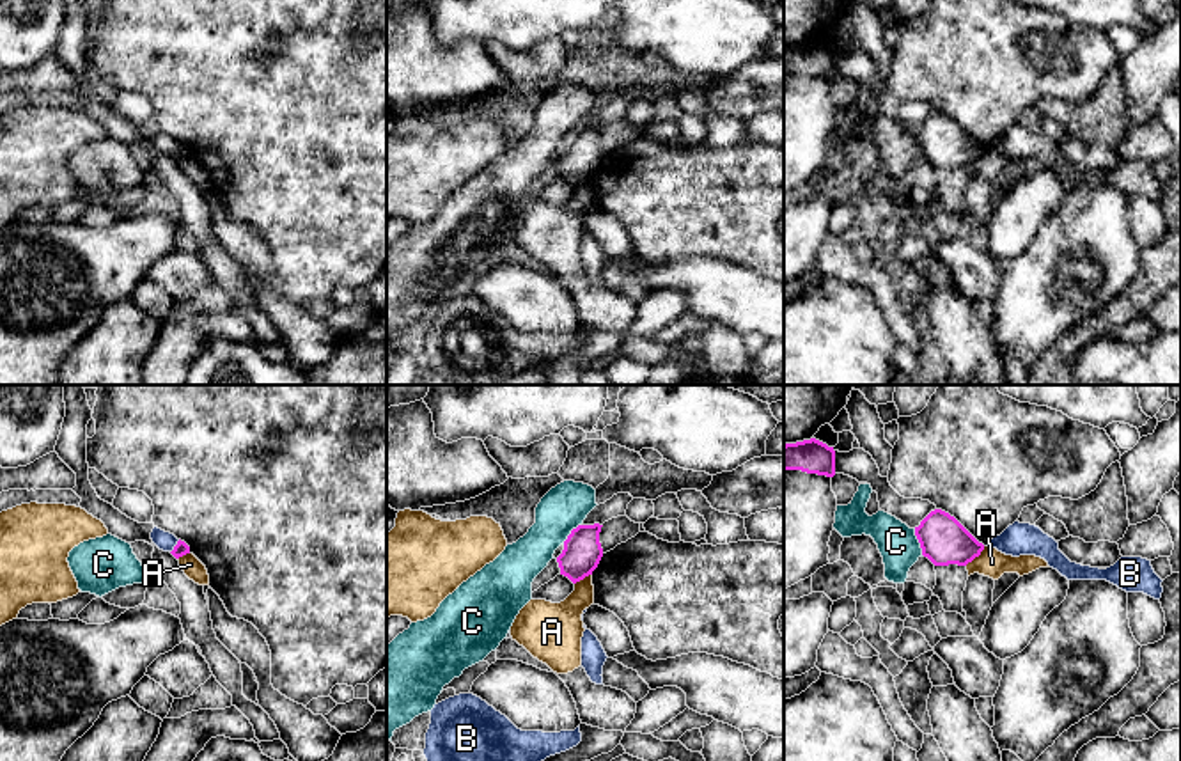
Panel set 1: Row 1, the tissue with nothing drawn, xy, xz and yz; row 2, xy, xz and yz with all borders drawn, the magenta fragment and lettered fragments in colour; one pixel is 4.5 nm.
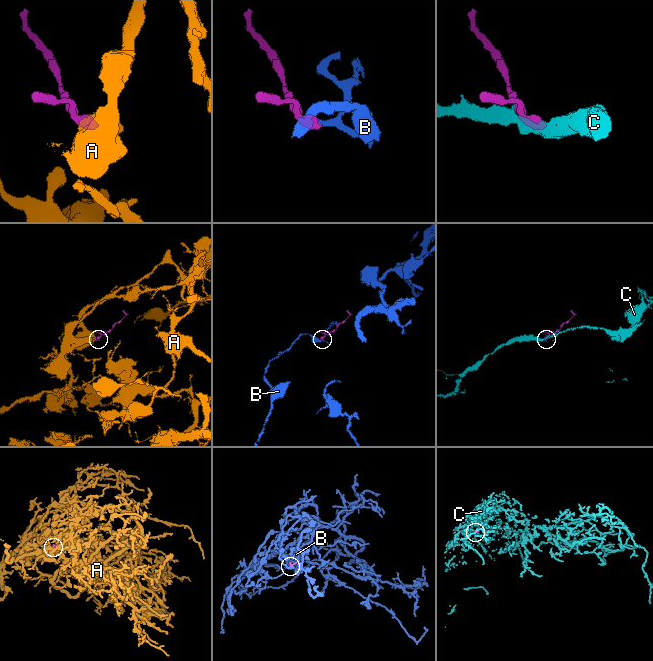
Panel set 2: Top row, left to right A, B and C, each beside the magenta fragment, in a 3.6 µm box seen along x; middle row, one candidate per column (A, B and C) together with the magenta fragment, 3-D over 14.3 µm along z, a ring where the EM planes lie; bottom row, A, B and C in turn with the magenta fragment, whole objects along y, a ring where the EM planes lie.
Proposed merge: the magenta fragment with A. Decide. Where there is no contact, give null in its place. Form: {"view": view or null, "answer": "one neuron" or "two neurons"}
{"view": "yz", "answer": "two neurons"}

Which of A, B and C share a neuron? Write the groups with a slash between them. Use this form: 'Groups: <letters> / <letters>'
Groups: A / B / C

